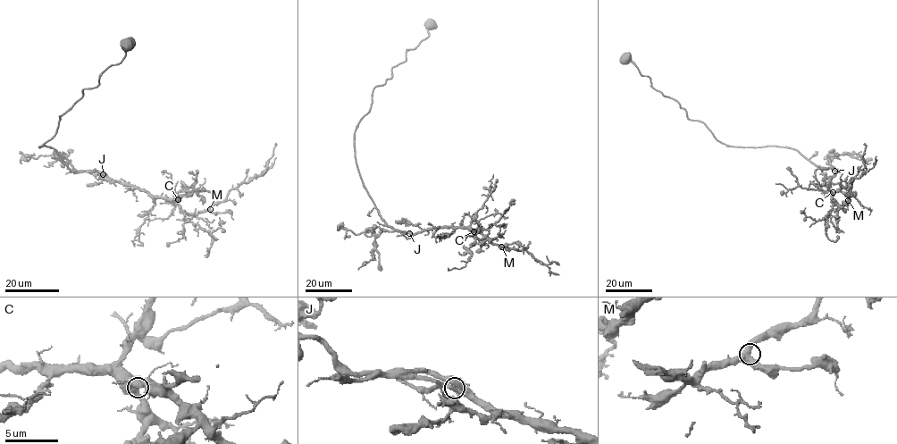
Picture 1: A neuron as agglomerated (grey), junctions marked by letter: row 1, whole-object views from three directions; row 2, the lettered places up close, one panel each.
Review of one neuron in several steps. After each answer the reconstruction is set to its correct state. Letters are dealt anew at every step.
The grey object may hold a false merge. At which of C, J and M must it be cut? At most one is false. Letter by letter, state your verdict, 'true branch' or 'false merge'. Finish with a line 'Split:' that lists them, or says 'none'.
C: true branch
J: true branch
M: true branch
Split: none

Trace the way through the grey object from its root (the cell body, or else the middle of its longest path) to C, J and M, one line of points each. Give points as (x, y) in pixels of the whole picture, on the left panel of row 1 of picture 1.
C: (127, 44), (123, 59), (83, 90), (39, 147), (53, 147), (72, 171), (178, 199)
J: (127, 44), (123, 59), (83, 90), (39, 146), (53, 147), (72, 171), (103, 174)
M: (127, 44), (123, 59), (83, 90), (39, 147), (53, 147), (72, 171), (104, 174), (195, 215), (210, 209)

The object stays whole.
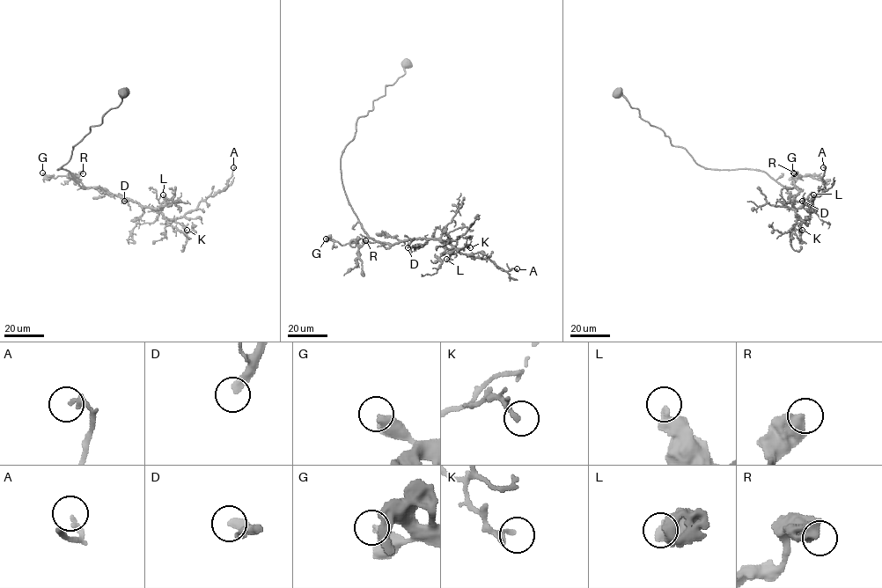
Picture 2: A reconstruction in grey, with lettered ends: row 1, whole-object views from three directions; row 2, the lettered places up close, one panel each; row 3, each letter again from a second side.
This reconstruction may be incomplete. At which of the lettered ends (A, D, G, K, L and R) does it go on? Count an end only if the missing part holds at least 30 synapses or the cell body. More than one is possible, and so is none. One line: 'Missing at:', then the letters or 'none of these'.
Missing at: D

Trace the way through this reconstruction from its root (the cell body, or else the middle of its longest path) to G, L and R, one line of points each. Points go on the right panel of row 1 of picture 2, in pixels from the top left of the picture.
G: (618, 92), (701, 166), (759, 169), (789, 188), (797, 187), (798, 175), (793, 172)
L: (618, 92), (700, 165), (759, 169), (798, 191), (795, 209), (813, 194)
R: (618, 92), (701, 166), (759, 169), (789, 188), (797, 187), (794, 173)

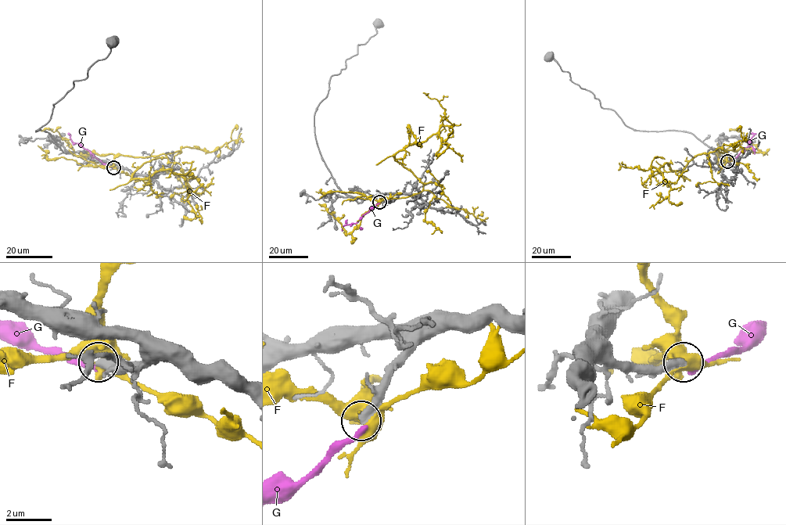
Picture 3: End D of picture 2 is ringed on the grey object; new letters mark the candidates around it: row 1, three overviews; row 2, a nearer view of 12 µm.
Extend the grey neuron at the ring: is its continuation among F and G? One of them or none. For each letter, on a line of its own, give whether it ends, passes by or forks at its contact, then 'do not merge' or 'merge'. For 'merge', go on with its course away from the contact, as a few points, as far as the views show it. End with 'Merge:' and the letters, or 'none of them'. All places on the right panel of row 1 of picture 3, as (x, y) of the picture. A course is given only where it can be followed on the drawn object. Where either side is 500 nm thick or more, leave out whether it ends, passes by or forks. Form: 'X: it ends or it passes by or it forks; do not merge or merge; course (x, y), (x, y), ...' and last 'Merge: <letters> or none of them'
F: do not merge
G: it ends; do not merge
Merge: none of them

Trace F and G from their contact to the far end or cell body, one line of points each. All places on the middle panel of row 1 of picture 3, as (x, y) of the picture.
F: (380, 201), (421, 191), (423, 184), (394, 156), (433, 134), (438, 134), (441, 145), (445, 143), (453, 124)
G: (378, 203), (356, 223), (346, 224), (342, 228), (341, 225)

